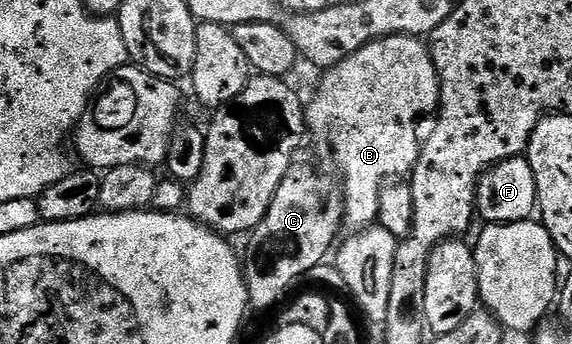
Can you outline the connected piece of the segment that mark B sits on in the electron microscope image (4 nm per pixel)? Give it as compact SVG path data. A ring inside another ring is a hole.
M381 36L363 44L354 54L323 73L320 85L307 101L304 109L306 128L316 132L320 140L328 143L336 168L344 172L344 223L348 230L373 227L380 214L380 191L397 178L407 177L420 157L422 132L416 129L419 120L435 117L440 107L440 80L436 77L436 64L428 53L427 43L418 36Z

